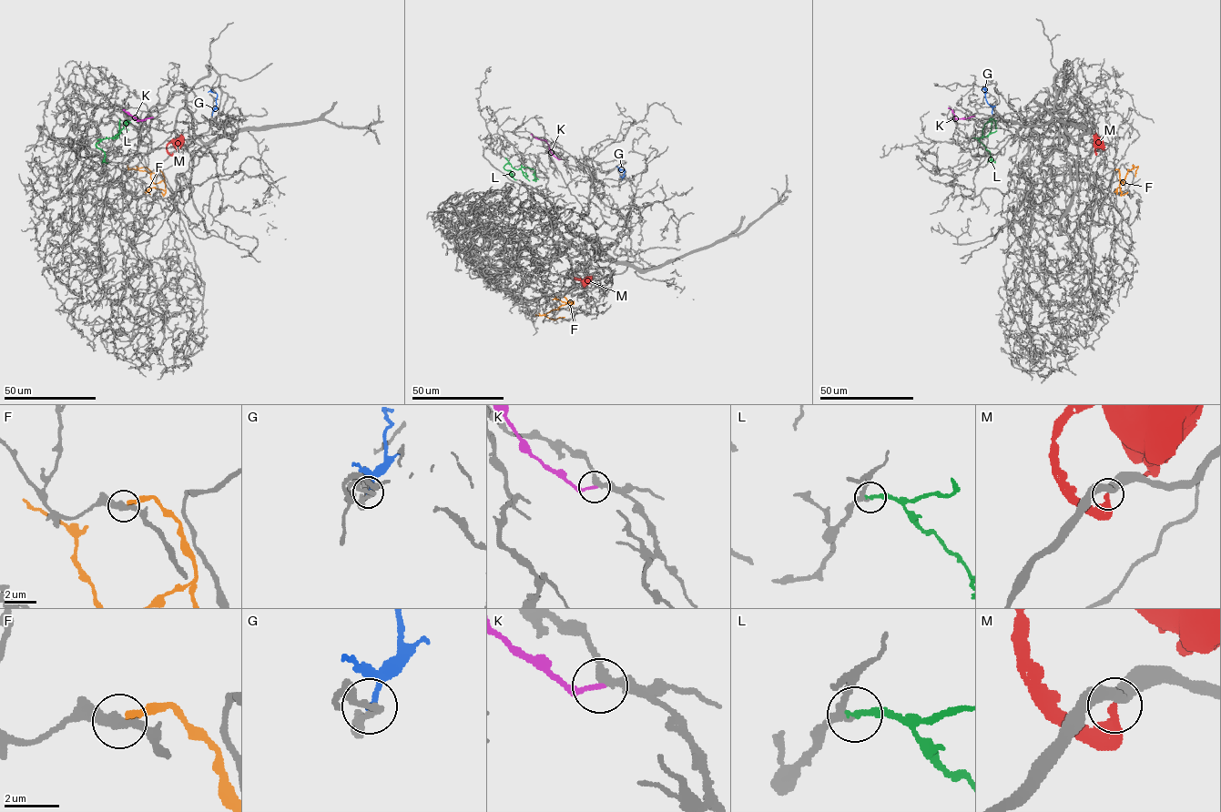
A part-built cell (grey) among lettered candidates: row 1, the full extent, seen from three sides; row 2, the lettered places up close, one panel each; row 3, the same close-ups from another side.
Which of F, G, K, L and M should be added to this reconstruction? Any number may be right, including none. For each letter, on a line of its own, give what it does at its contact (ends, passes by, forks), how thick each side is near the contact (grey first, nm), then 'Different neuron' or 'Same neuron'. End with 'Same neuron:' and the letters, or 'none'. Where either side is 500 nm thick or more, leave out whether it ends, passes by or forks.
F: It ends there. Thickness 320 nm (grey) against 220 nm. Same neuron
G: It ends there. Thickness 220 nm (grey) against 190 nm. Different neuron
K: It ends there. Thickness 260 nm (grey) against 180 nm. Different neuron
L: It ends there. Thickness 240 nm (grey) against 240 nm. Same neuron
M: It ends there. Thickness 400 nm (grey) against 320 nm. Different neuron
Same neuron: F, L

